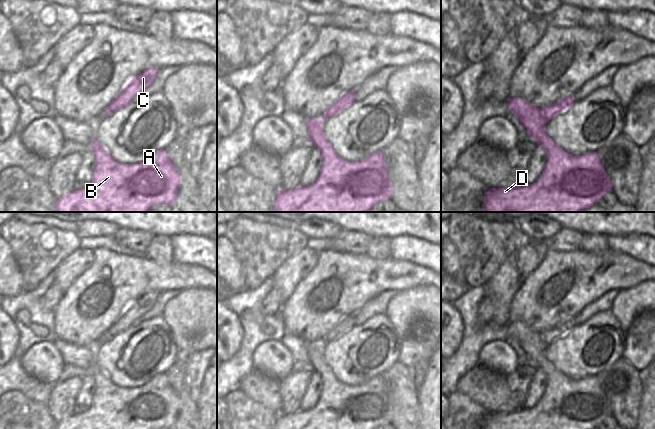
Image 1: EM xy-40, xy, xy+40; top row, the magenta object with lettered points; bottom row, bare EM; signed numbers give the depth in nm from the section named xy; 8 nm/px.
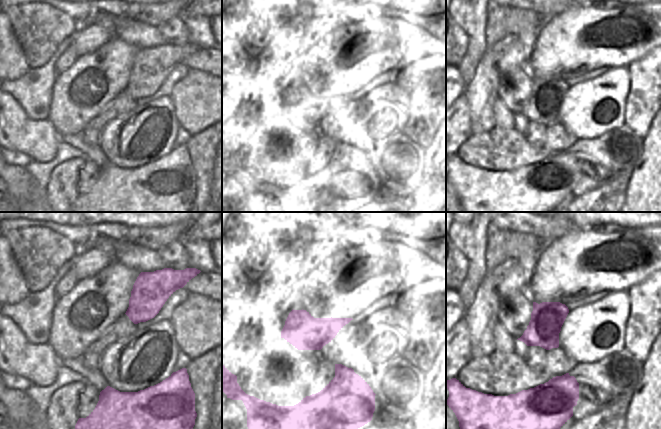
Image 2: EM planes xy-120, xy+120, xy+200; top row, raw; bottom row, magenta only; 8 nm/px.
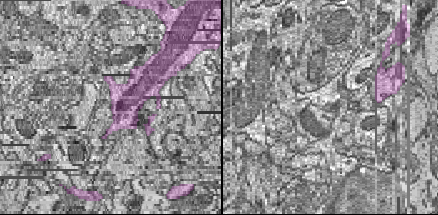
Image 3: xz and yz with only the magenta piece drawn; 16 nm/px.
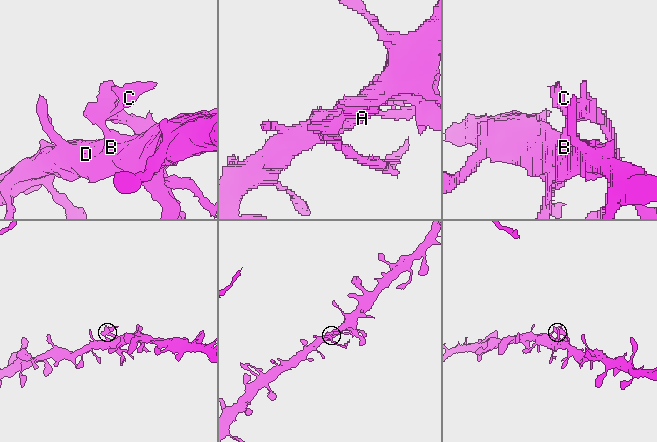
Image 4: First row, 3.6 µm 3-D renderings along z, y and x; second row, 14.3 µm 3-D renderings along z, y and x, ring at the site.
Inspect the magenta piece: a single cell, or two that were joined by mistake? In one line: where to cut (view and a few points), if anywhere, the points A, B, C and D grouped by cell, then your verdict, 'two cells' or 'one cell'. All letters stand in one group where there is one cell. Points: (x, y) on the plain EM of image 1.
cut in xy along (321, 349), (316, 357), (308, 358); A B D / C; two cells

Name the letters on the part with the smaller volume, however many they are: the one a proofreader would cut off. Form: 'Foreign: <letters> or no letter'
Foreign: C

